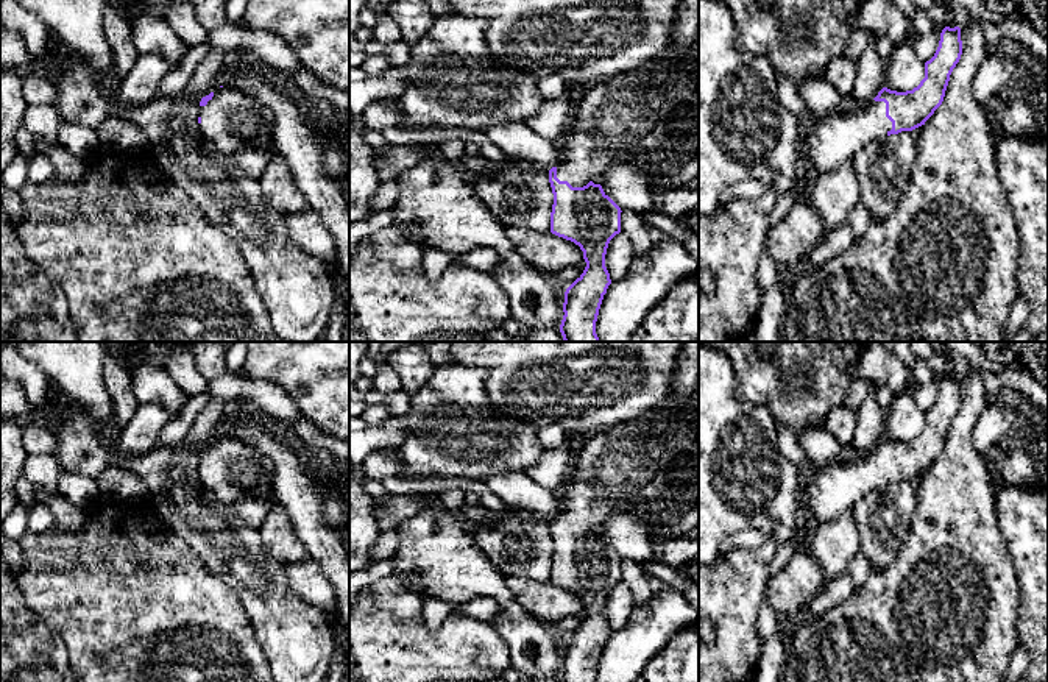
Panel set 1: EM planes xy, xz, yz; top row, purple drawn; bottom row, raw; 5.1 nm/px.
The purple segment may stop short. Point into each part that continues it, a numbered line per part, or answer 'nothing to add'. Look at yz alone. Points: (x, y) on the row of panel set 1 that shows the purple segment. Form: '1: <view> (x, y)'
1: yz (839, 136)

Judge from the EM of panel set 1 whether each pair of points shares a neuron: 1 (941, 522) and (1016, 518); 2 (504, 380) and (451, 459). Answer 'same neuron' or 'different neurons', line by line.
1: different neurons
2: different neurons

